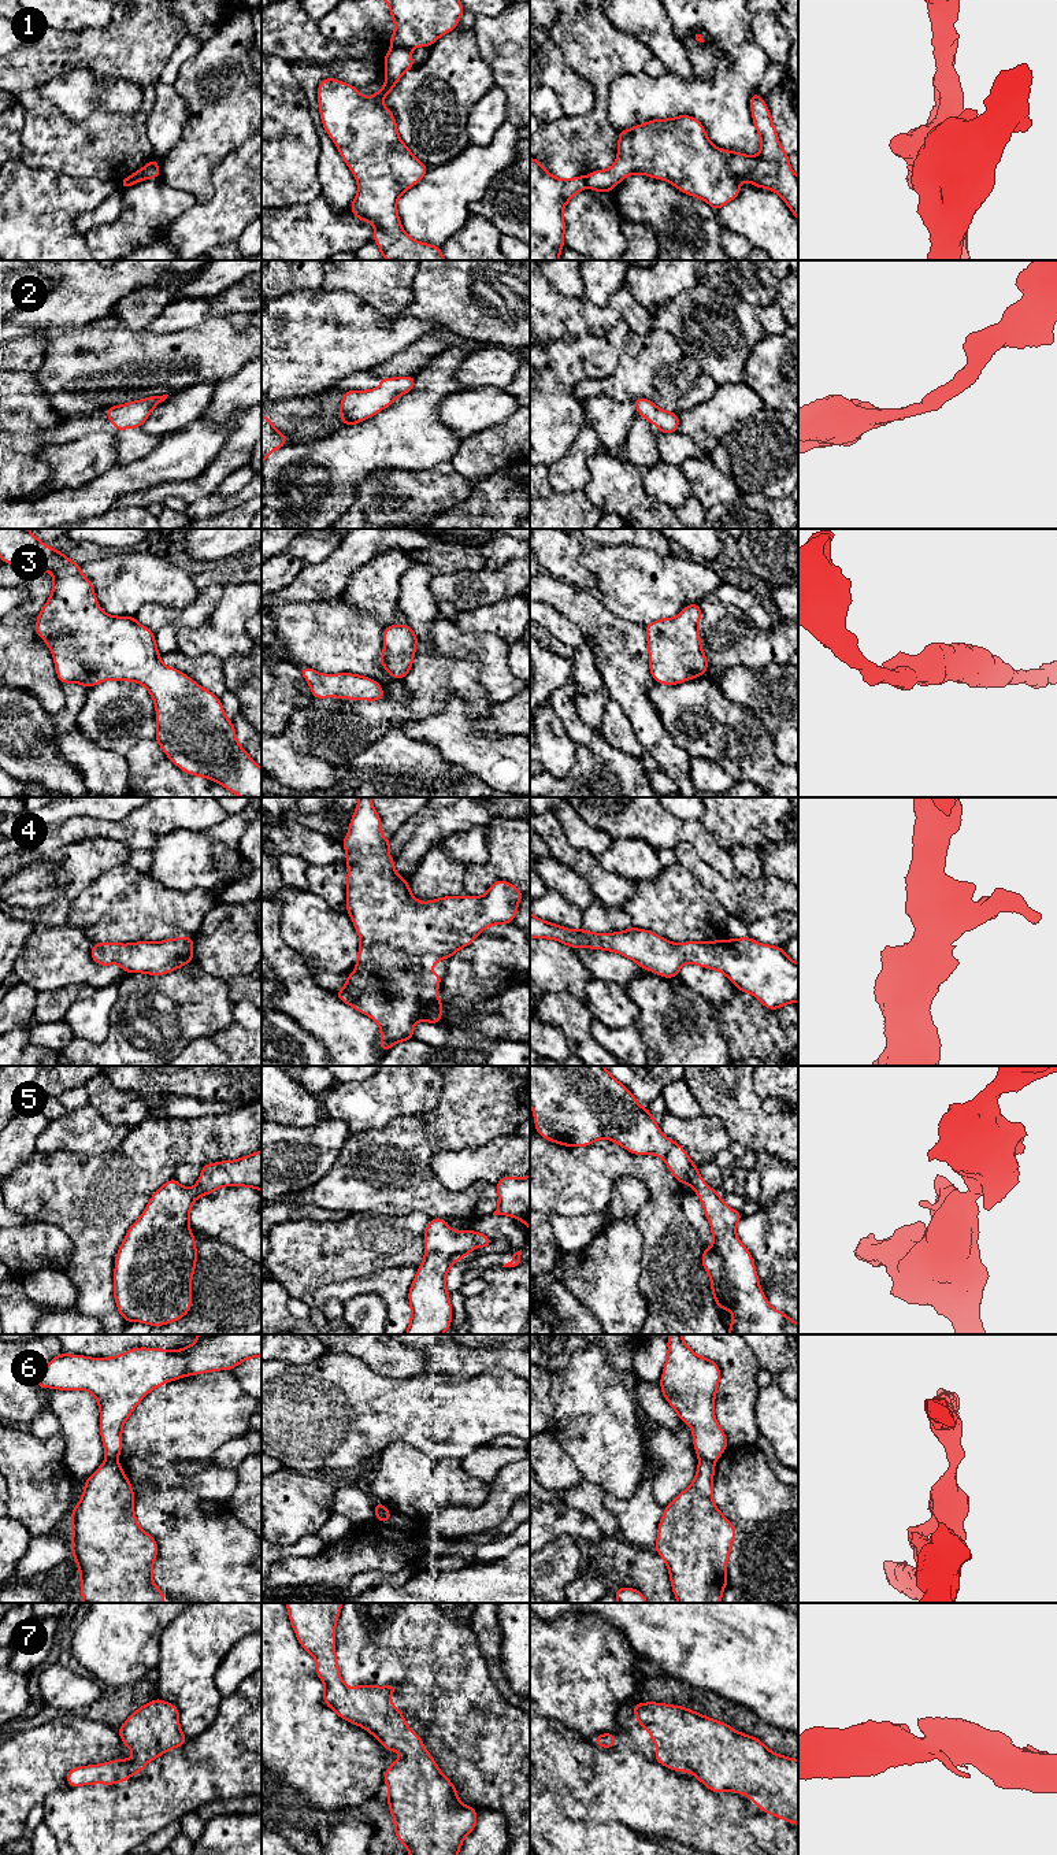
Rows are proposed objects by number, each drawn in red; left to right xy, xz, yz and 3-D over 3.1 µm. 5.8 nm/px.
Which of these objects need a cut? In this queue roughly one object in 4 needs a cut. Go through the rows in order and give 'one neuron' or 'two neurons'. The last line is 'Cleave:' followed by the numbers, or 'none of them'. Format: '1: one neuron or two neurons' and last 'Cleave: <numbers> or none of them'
1: two neurons
2: one neuron
3: one neuron
4: one neuron
5: one neuron
6: two neurons
7: one neuron
Cleave: 1, 6

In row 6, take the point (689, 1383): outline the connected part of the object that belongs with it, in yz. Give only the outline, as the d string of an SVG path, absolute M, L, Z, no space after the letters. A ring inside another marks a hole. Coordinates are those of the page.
M671 1334L667 1344L668 1356L660 1380L663 1396L691 1428L698 1459L715 1463L728 1447L713 1412L720 1369L713 1360L694 1354L682 1334Z

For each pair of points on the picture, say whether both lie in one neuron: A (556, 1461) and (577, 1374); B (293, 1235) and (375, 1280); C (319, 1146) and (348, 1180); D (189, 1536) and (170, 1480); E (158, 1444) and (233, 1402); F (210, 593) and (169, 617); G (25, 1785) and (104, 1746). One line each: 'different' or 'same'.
A: different
B: different
C: different
D: different
E: same
F: same
G: same

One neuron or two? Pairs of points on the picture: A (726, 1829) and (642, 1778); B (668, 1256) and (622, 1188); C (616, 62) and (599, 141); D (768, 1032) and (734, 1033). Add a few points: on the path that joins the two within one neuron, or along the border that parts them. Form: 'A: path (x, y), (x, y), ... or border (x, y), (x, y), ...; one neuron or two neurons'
A: path (705, 1821), (663, 1799); one neuron
B: border (642, 1181), (648, 1189), (648, 1202), (635, 1218); two neurons
C: path (600, 81), (600, 113), (594, 122); one neuron
D: path (760, 1033), (742, 1033); one neuron

